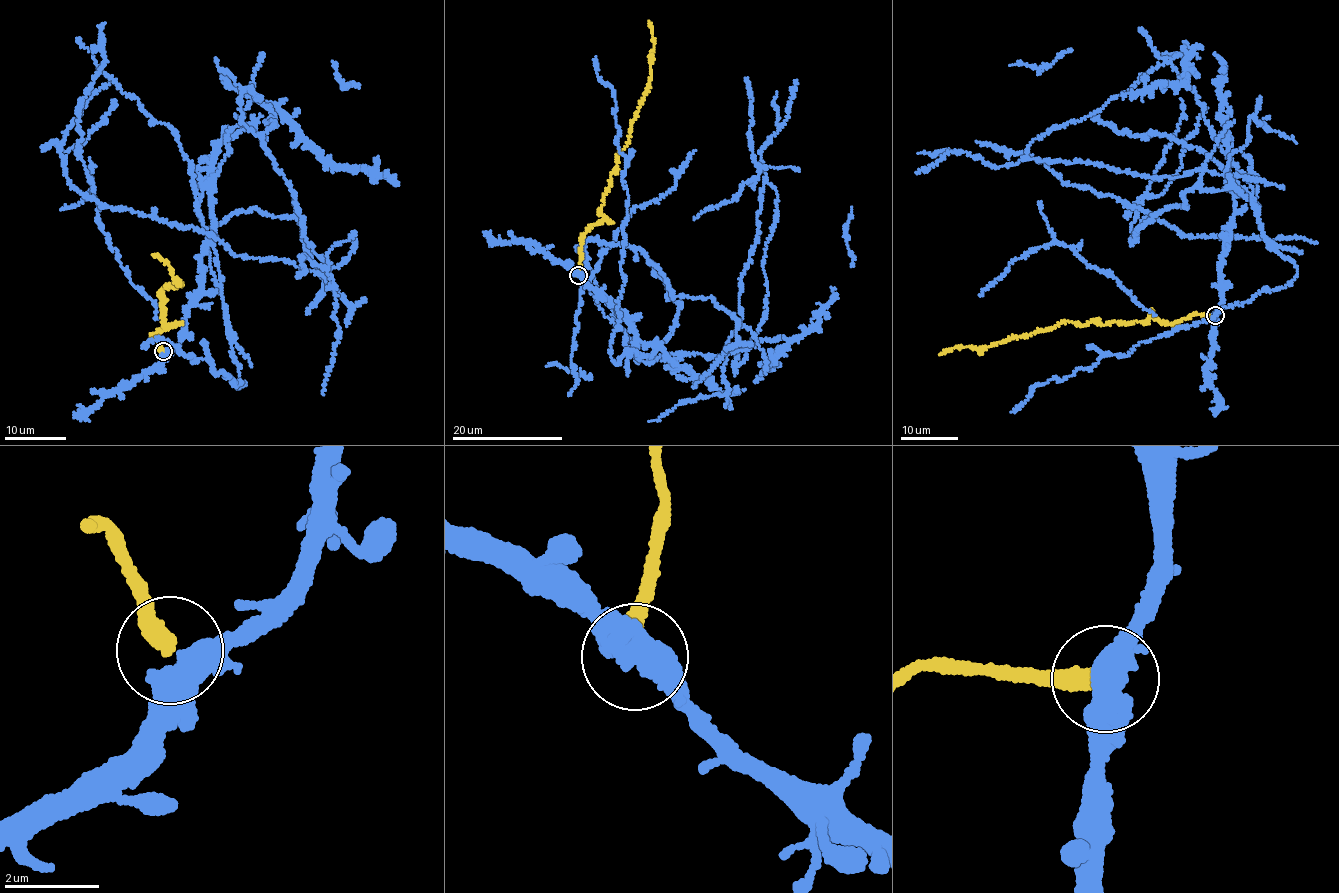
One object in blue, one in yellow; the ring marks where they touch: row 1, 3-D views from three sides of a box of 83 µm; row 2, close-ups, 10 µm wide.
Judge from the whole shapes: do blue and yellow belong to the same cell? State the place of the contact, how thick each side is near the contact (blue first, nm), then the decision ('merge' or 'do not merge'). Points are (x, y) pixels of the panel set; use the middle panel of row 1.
at (578, 275); 400 nm thick on the blue side, 320 nm on the other; do not merge

